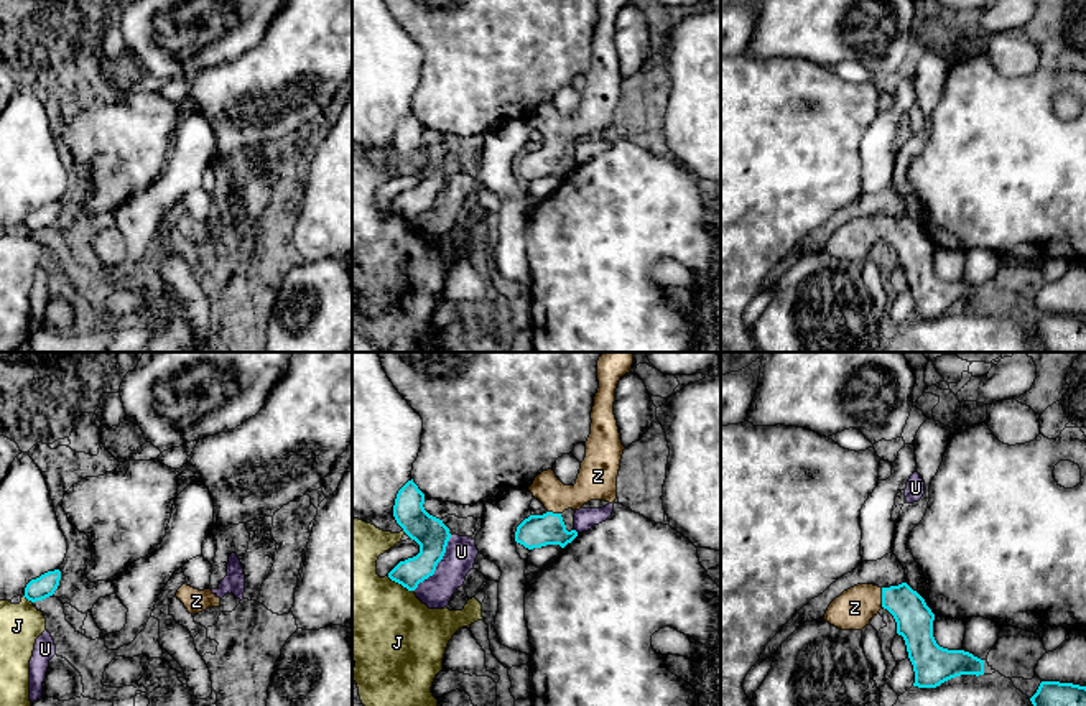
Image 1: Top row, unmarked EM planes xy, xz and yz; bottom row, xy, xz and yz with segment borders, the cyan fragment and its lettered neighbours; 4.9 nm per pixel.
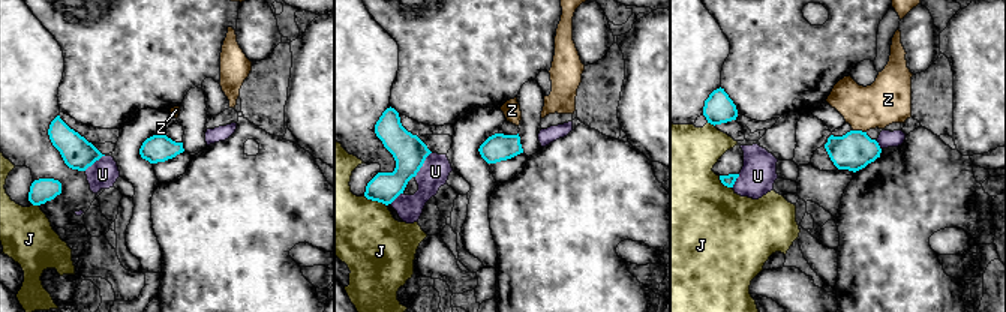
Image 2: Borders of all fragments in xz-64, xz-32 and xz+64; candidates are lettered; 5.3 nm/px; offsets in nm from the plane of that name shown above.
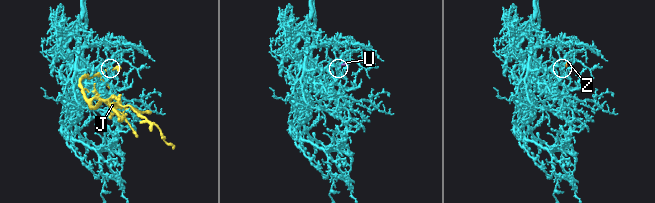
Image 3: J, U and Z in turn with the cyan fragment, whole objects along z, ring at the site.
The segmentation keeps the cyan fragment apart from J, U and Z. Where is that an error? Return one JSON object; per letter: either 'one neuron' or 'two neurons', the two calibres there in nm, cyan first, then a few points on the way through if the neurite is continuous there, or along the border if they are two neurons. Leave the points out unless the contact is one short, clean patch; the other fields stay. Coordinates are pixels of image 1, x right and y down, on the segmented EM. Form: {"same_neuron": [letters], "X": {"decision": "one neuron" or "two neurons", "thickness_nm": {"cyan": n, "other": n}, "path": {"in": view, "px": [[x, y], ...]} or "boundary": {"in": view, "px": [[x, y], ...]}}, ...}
{"same_neuron": ["Z"], "J": {"decision": "two neurons", "thickness_nm": {"cyan": 140, "other": 440}}, "U": {"decision": "two neurons", "thickness_nm": {"cyan": 160, "other": 160}}, "Z": {"decision": "one neuron", "thickness_nm": {"cyan": 180, "other": 190}, "path": {"in": "yz", "px": [[914, 617], [895, 599], [882, 598], [866, 599], [854, 608]]}}}

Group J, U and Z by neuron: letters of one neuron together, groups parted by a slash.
J / U / Z

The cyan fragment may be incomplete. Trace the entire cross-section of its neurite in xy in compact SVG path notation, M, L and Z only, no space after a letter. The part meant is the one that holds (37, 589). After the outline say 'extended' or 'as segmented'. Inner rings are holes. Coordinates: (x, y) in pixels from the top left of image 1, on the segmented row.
M59 569L48 571L48 573L41 574L39 578L31 579L25 588L23 597L26 597L31 602L46 599L46 597L53 596L54 591L58 589L59 579L61 579Z; as segmented

